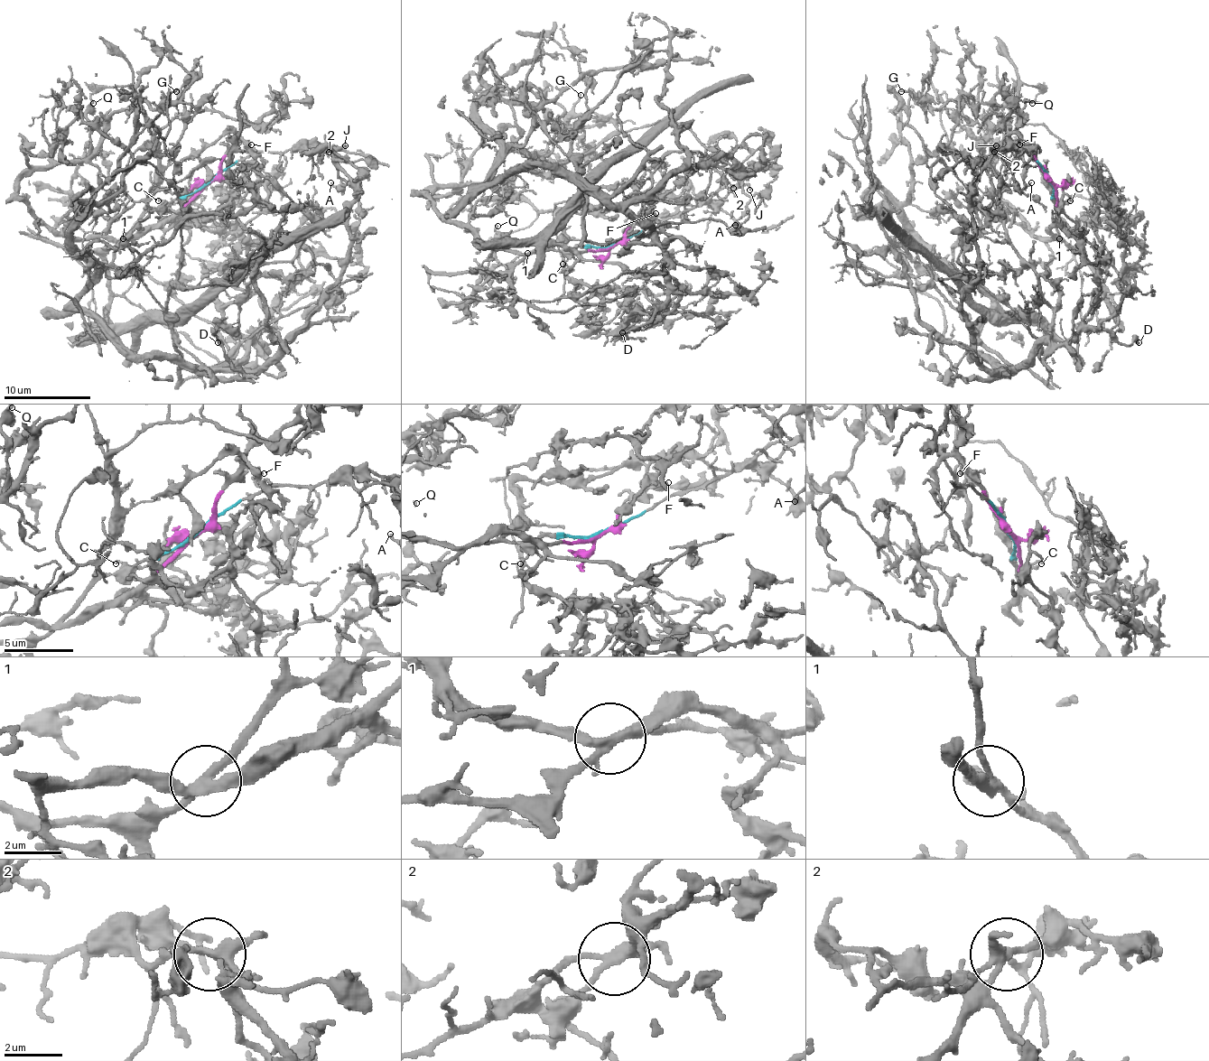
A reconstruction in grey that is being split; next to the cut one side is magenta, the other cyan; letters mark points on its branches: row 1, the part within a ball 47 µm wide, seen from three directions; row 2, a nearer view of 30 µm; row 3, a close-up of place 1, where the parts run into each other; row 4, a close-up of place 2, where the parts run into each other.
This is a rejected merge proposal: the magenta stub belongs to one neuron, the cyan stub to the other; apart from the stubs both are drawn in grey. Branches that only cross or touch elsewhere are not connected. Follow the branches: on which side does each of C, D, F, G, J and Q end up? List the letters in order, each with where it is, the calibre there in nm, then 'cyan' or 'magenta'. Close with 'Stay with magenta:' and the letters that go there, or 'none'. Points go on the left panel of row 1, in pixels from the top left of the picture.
C: (158, 200) | 150 nm | cyan
D: (218, 342) | 200 nm | magenta
F: (251, 144) | 200 nm | magenta
G: (176, 91) | 180 nm | magenta
J: (345, 145) | 200 nm | cyan
Q: (93, 103) | 150 nm | cyan
Stay with magenta: D, F, G

